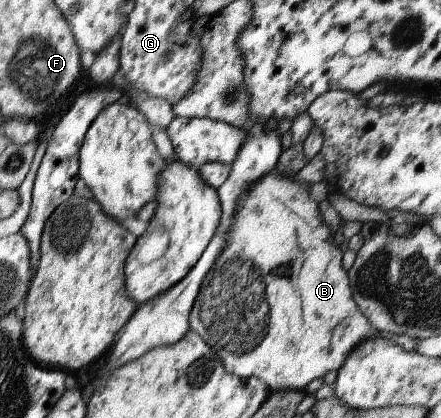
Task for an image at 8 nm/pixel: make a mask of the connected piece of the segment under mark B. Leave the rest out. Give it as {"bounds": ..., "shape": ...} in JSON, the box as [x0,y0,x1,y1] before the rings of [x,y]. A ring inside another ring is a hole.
{"bounds":[189,167,384,393],"shape":[[[290,167],[290,173],[283,174],[279,169],[272,168],[264,177],[248,188],[245,198],[237,205],[237,210],[233,215],[233,222],[227,229],[224,247],[218,255],[212,270],[204,278],[203,287],[195,297],[189,315],[189,329],[196,331],[210,347],[216,351],[218,357],[223,361],[225,368],[241,378],[256,376],[266,382],[270,393],[280,390],[302,390],[313,379],[324,377],[328,371],[338,371],[347,358],[347,355],[362,341],[370,336],[384,336],[375,330],[370,320],[360,311],[358,304],[354,301],[352,288],[349,284],[347,271],[343,268],[343,253],[340,245],[334,243],[334,235],[330,226],[323,220],[318,202],[311,197],[309,192],[310,182],[302,182],[297,177],[298,170]]]}

